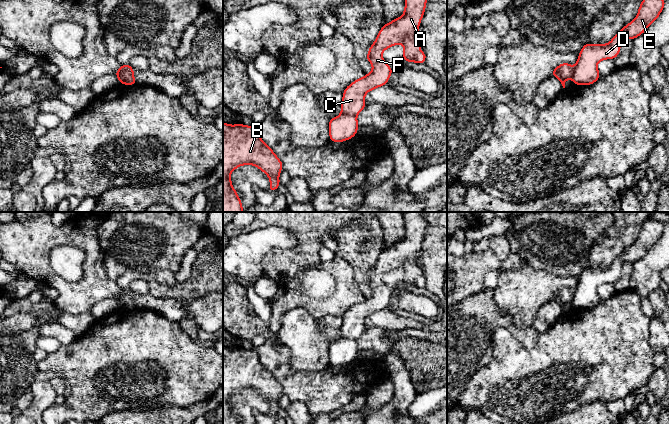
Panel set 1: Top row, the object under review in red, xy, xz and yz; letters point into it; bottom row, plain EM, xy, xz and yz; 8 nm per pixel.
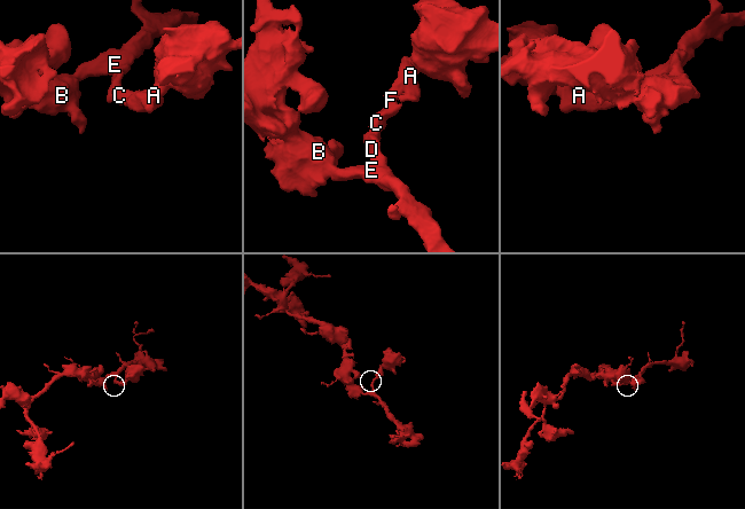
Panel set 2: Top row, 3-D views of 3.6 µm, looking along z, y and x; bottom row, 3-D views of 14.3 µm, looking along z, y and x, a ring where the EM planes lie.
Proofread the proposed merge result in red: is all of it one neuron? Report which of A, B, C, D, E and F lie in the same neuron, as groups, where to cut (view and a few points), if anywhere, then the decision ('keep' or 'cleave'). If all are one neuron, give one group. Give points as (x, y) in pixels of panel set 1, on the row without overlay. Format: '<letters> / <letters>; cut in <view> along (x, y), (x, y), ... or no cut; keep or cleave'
A C F / B D E; cut in xz along (341, 336), (355, 340); cleave

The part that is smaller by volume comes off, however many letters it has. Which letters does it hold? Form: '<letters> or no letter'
A, C, F

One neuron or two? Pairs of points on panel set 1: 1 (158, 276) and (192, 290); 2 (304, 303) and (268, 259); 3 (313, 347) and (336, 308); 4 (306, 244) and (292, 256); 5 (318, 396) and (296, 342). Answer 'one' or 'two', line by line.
1: two
2: two
3: two
4: one
5: two

